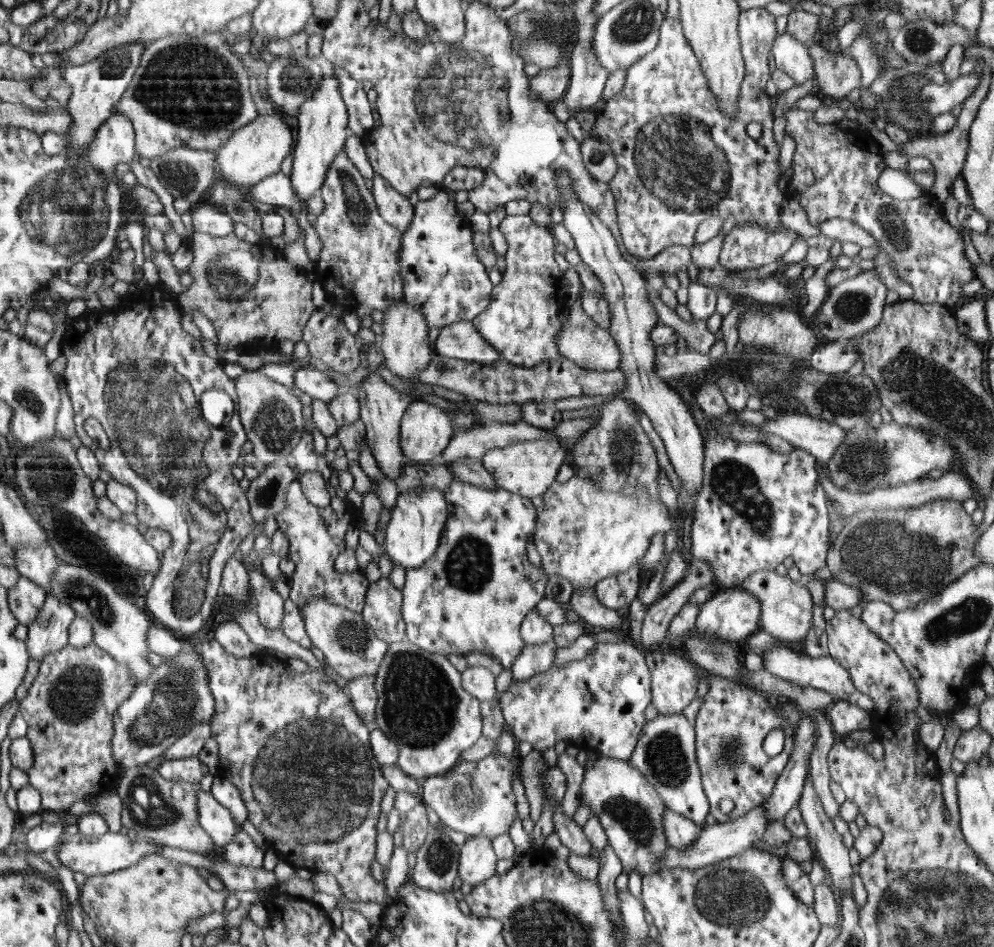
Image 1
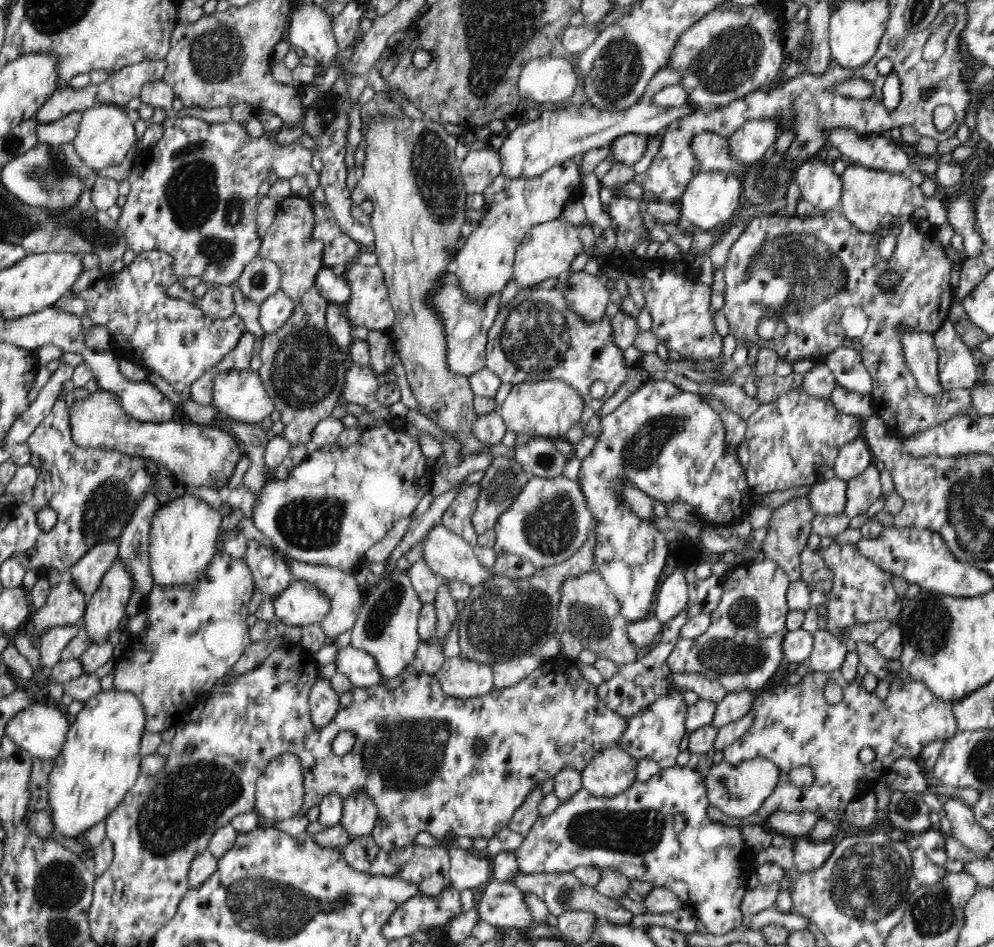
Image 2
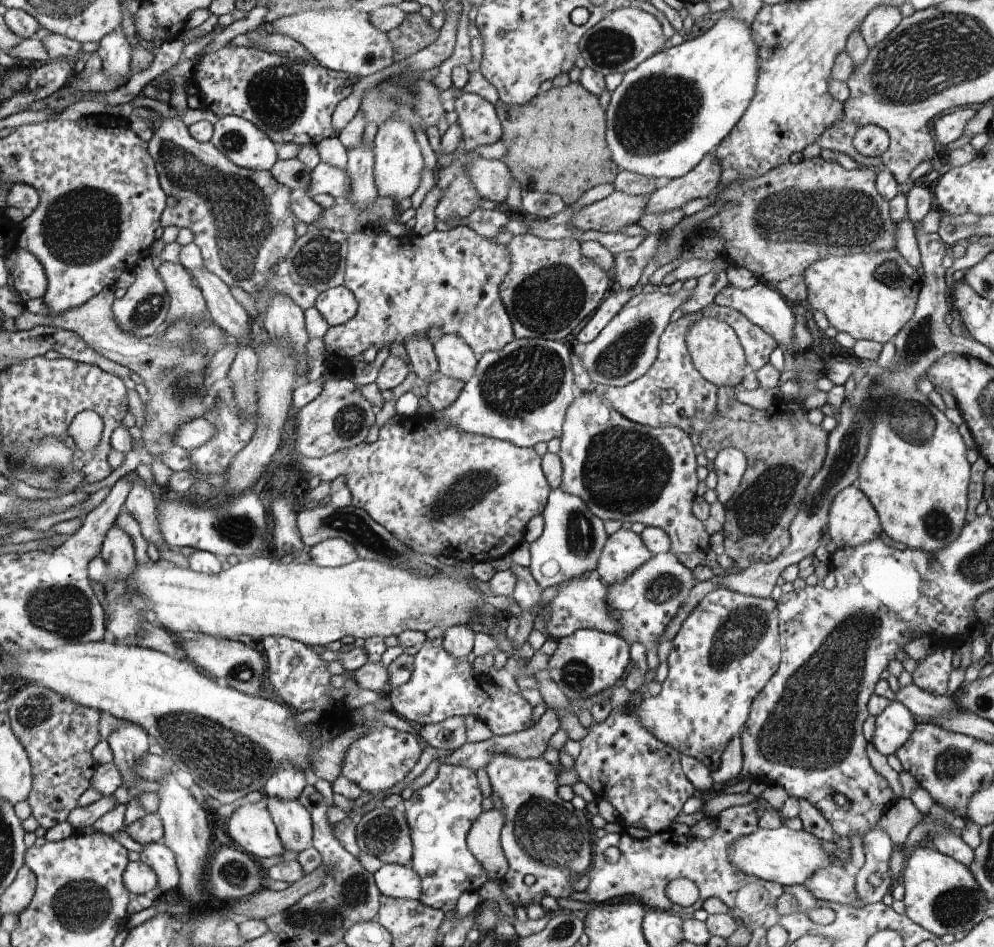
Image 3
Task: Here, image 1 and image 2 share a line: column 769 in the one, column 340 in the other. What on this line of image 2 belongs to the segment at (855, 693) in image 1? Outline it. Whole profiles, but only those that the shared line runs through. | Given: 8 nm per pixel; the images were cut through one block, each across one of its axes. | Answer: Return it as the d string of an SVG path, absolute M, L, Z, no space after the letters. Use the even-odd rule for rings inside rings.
M348 645L339 647L336 654L336 670L350 679L353 687L367 688L380 685L380 669L370 653Z

